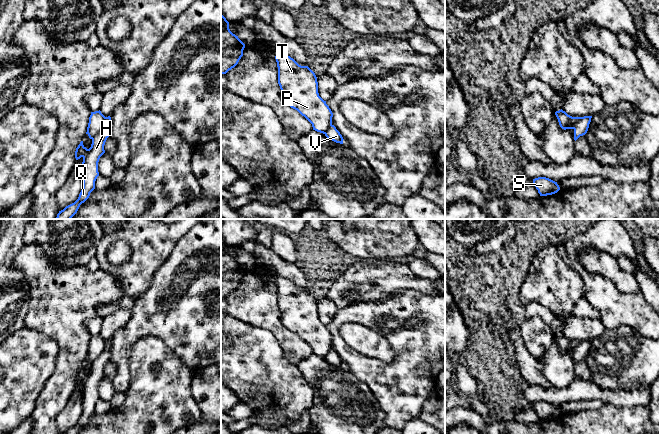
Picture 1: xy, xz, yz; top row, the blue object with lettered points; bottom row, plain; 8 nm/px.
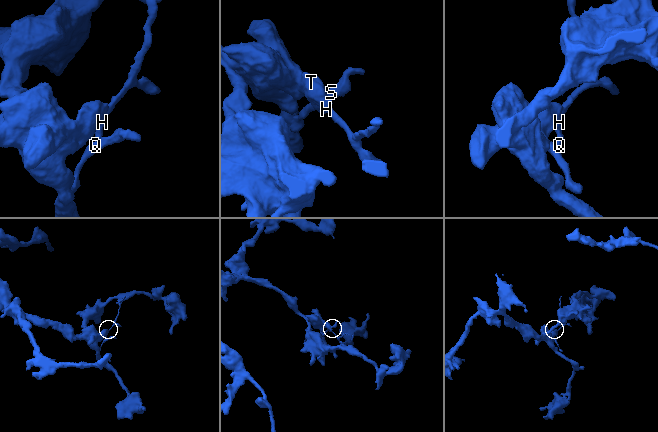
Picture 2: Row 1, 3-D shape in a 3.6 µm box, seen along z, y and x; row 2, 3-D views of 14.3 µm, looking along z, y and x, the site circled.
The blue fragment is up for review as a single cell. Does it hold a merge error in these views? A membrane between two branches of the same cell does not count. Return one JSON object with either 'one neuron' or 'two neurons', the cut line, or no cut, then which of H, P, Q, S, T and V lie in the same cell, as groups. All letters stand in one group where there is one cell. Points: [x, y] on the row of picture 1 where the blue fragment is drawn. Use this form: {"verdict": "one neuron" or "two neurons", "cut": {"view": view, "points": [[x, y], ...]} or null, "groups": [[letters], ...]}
{"verdict": "two neurons", "cut": {"view": "xy", "points": [[106, 117], [103, 128], [92, 139]]}, "groups": [["H", "Q", "S", "V"], ["P", "T"]]}

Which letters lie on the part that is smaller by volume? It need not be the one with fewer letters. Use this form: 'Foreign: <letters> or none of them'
Foreign: H, Q, S, V

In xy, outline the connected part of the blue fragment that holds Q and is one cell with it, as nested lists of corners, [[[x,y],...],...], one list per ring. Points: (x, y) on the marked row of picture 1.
[[[111,117],[105,119],[103,129],[92,139],[91,147],[83,156],[83,188],[78,199],[59,211],[56,219],[71,219],[78,211],[80,205],[84,203],[95,189],[95,181],[99,176],[98,162],[100,157],[105,153],[104,145],[110,134]]]

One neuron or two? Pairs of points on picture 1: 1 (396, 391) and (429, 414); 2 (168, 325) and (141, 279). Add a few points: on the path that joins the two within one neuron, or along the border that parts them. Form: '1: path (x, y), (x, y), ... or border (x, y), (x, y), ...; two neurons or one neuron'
1: border (433, 388), (419, 414), (419, 417), (425, 423); two neurons
2: border (158, 267), (151, 284), (135, 299); two neurons

